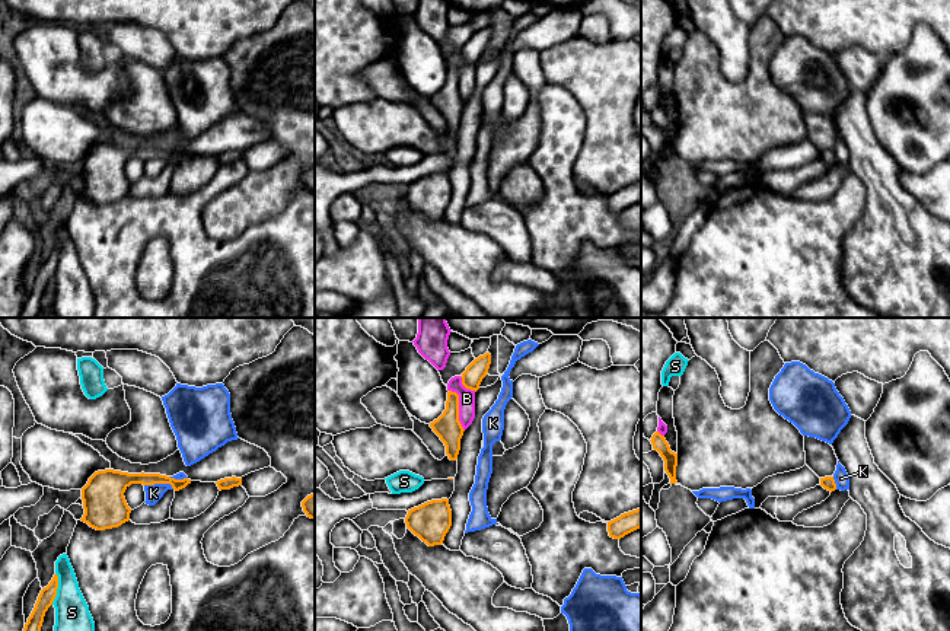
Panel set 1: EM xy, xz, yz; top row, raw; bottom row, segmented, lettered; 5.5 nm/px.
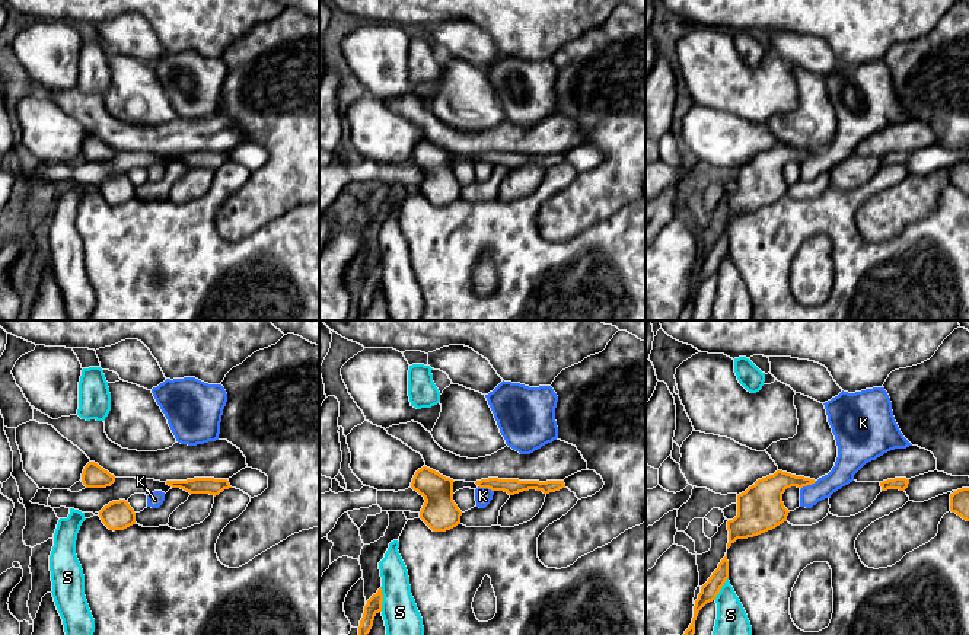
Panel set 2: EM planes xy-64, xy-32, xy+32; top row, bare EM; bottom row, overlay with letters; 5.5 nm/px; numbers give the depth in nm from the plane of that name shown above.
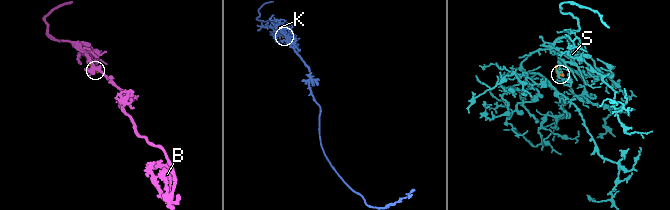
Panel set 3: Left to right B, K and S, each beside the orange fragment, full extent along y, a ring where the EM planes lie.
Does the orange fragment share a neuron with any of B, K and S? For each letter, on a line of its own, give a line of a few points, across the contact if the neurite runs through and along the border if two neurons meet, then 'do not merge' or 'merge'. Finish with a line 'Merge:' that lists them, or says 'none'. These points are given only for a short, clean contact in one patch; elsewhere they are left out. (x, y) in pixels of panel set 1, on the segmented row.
B: do not merge
K: line xy (144, 484), (169, 484), (174, 488); do not merge
S: do not merge
Merge: none

